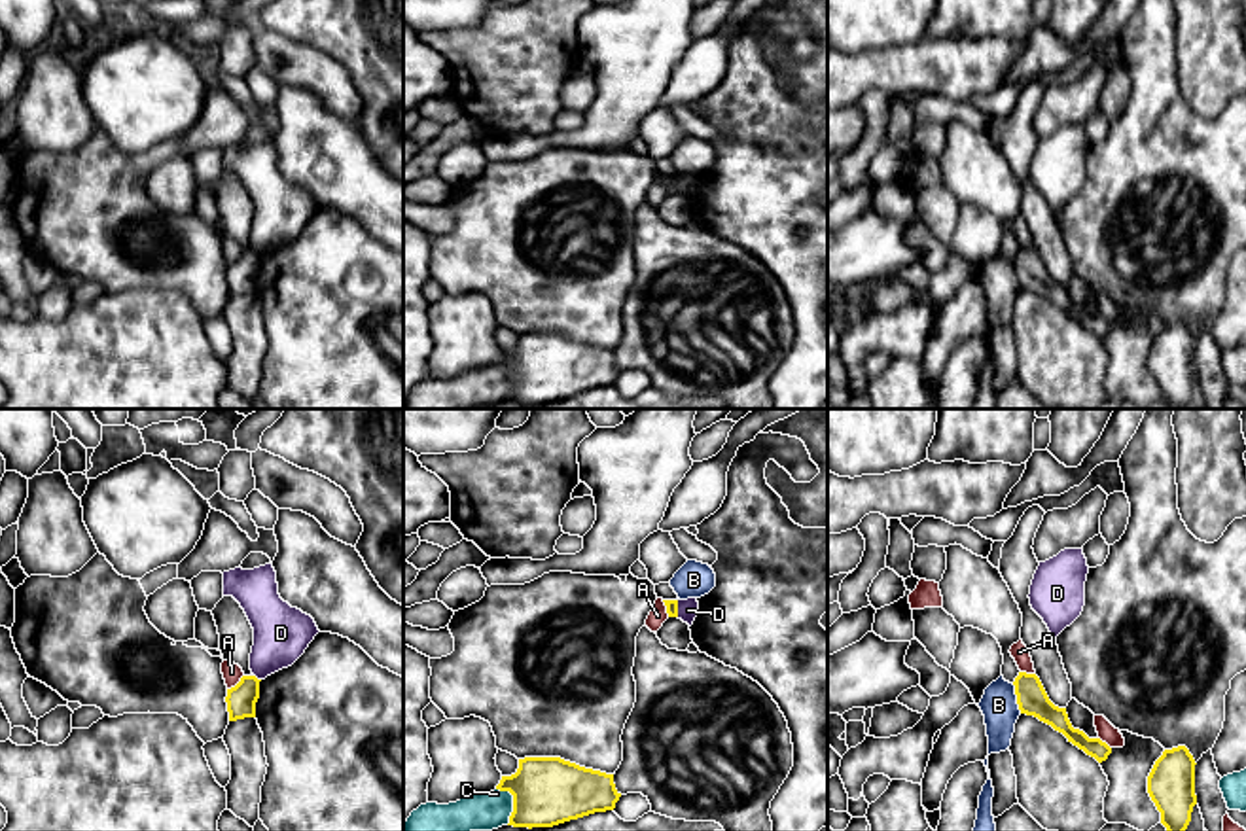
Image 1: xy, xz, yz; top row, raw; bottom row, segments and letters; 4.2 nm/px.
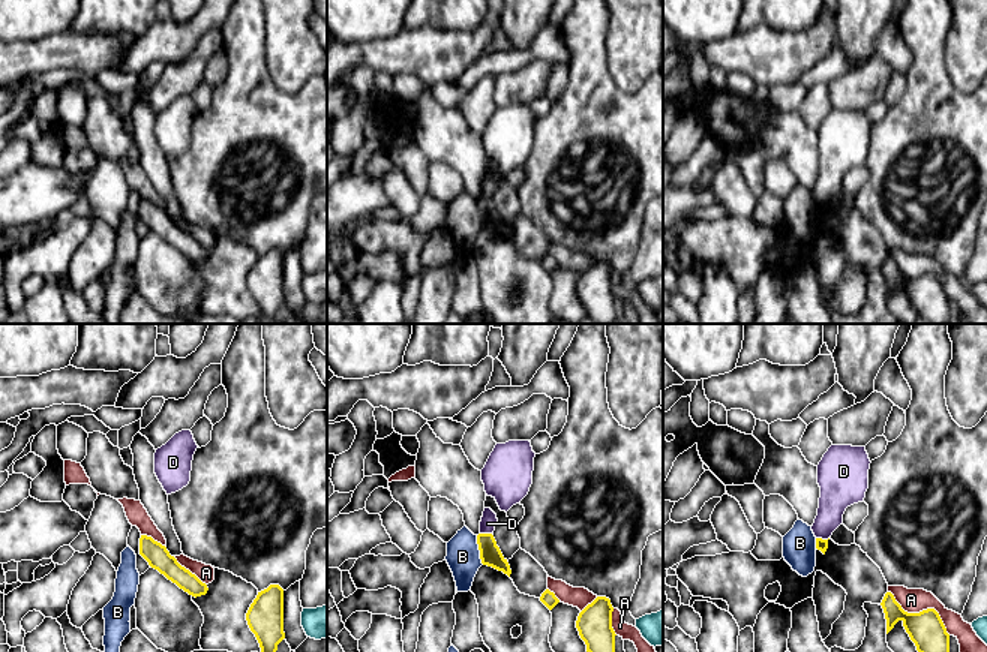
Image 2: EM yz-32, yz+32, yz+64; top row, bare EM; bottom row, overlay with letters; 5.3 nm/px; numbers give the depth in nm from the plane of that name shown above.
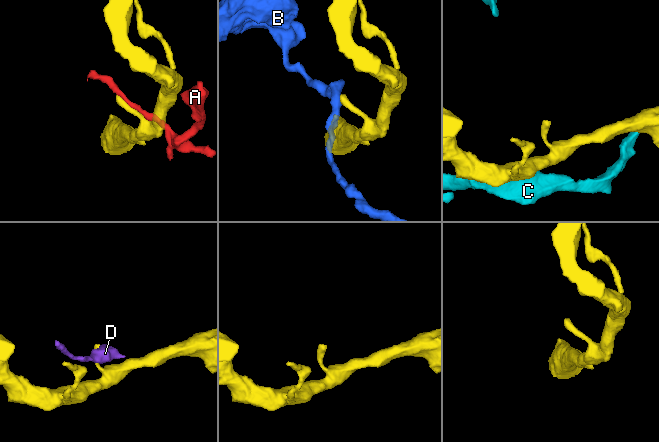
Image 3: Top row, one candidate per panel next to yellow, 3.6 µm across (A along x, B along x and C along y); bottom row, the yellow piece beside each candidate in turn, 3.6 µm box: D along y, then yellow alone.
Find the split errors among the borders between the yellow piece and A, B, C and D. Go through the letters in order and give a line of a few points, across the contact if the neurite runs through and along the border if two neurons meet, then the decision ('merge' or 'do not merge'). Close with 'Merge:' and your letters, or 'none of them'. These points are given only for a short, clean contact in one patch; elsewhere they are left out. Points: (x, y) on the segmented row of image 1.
A: do not merge
B: line yz (1012, 684), (1021, 712); do not merge
C: do not merge
D: do not merge
Merge: none of them

